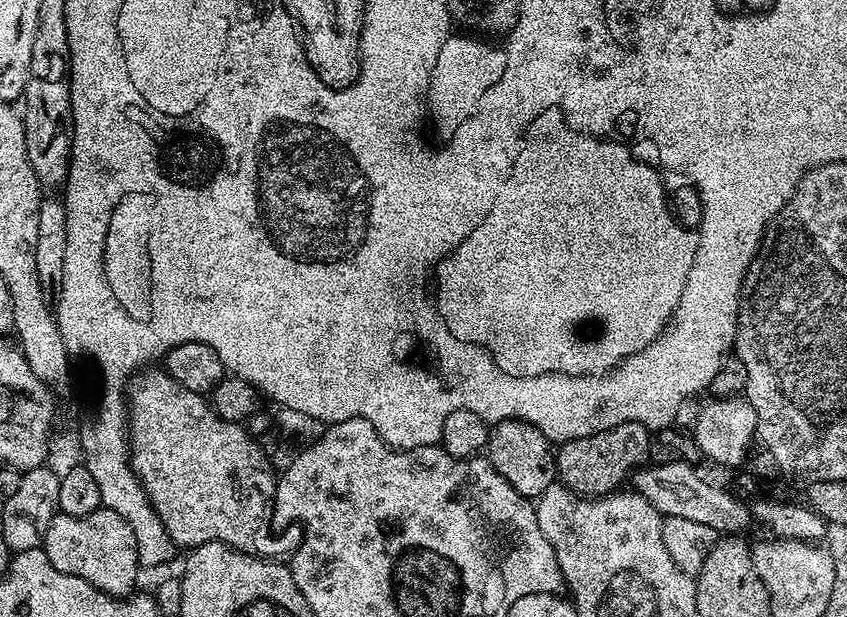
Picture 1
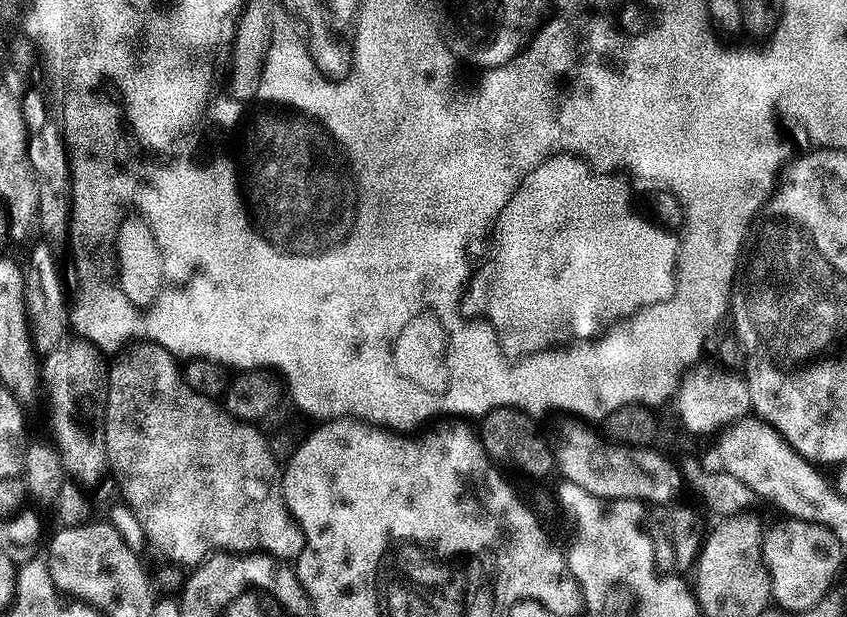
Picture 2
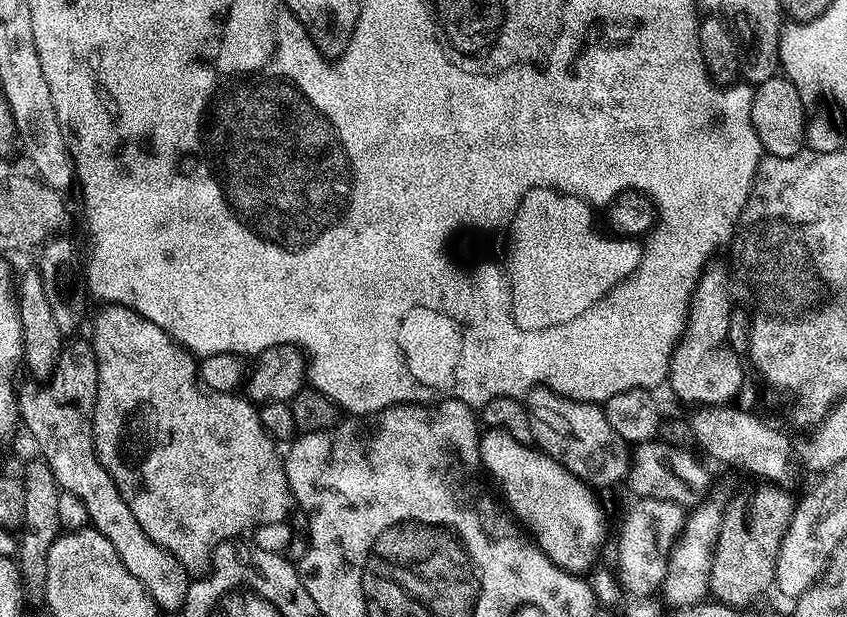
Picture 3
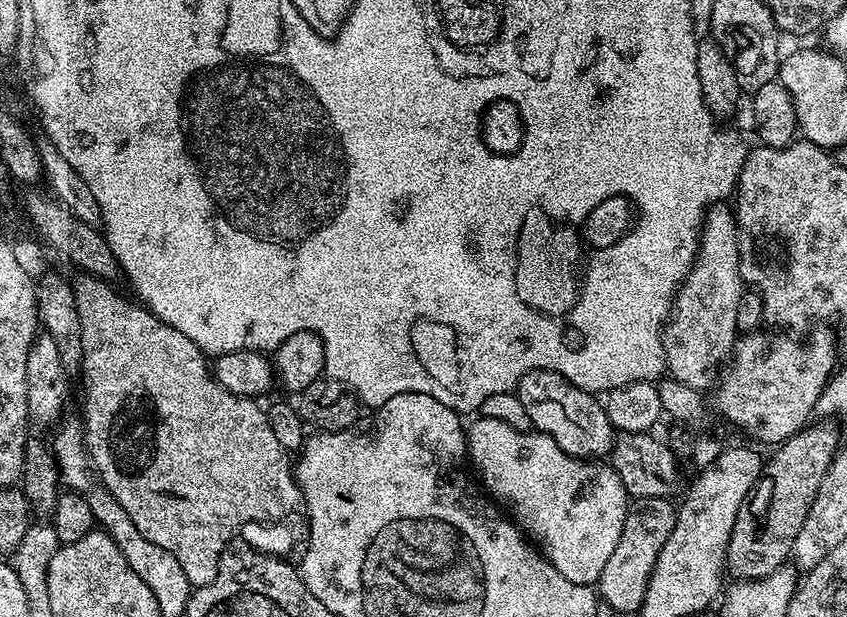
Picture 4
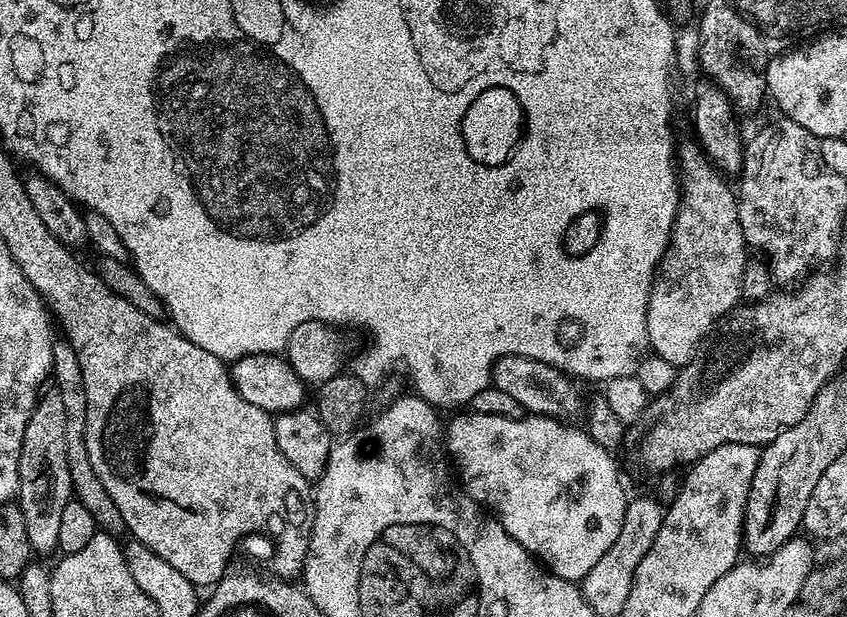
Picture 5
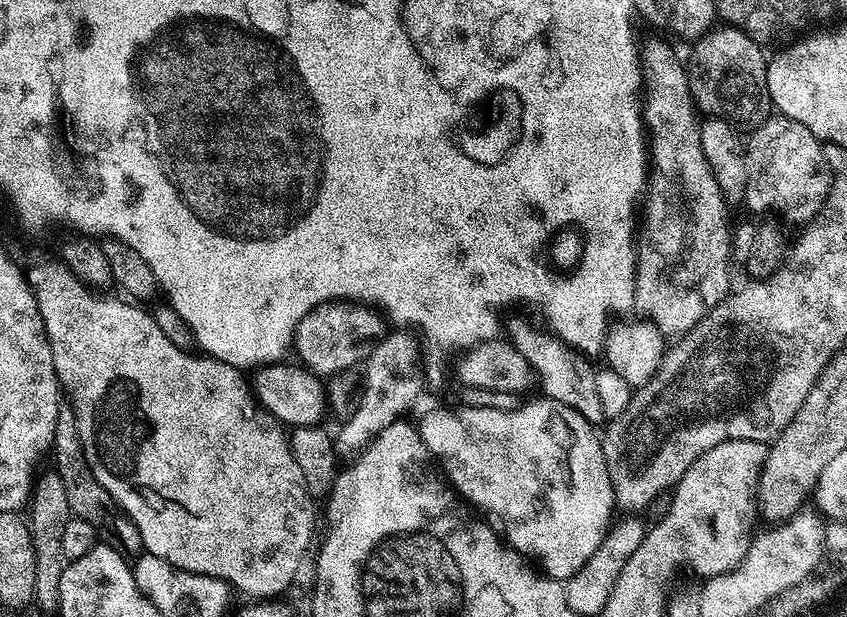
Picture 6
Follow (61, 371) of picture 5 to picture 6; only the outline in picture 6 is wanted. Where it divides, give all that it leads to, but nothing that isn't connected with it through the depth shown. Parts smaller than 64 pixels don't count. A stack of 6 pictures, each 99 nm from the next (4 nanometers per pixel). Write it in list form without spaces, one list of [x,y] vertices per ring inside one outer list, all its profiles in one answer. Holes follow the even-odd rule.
[[[62,406],[58,410],[58,422],[54,422],[54,438],[50,449],[50,460],[51,456],[53,462],[56,463],[53,464],[54,470],[62,478],[62,486],[66,488],[66,502],[70,502],[70,510],[73,516],[90,522],[90,526],[94,526],[99,543],[110,546],[110,550],[118,550],[118,554],[122,554],[126,558],[135,558],[141,555],[144,552],[144,543],[142,542],[142,534],[138,534],[138,526],[127,516],[117,514],[115,511],[112,513],[108,509],[108,504],[113,503],[112,496],[102,486],[102,482],[98,482],[98,478],[94,478],[94,474],[86,462],[86,454],[82,450],[82,438],[78,438],[78,422],[74,418],[74,410],[70,406]]]

